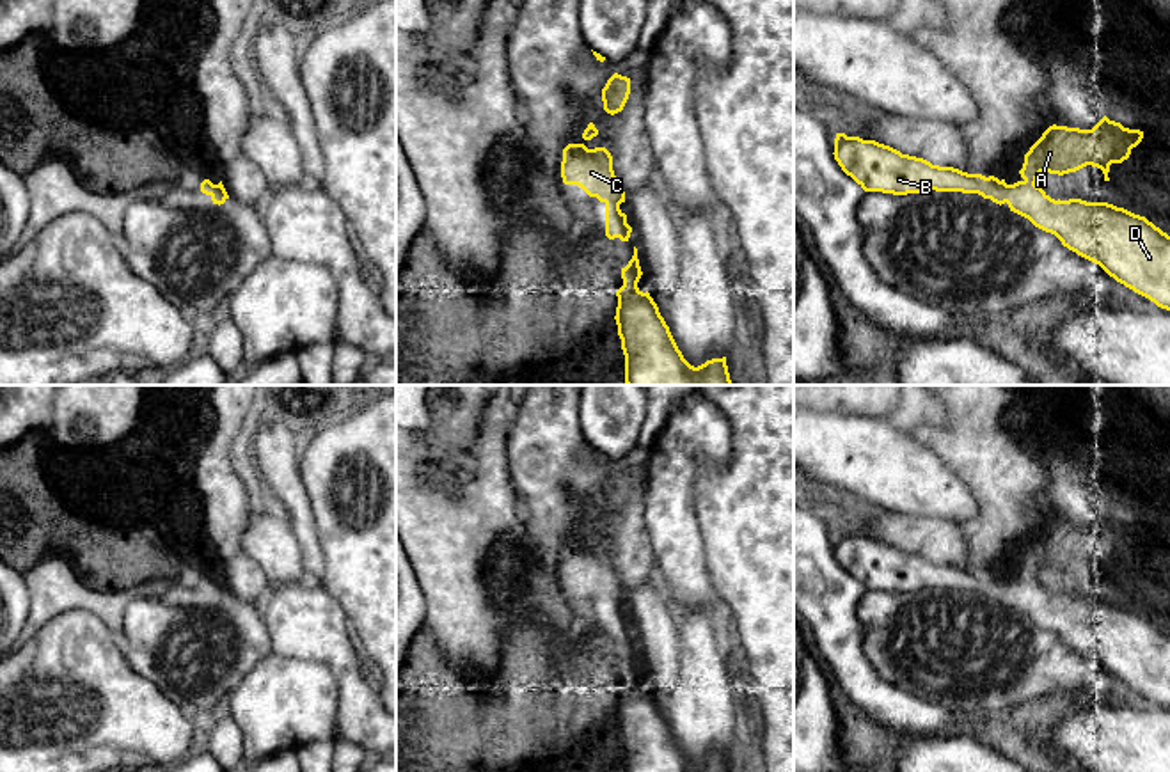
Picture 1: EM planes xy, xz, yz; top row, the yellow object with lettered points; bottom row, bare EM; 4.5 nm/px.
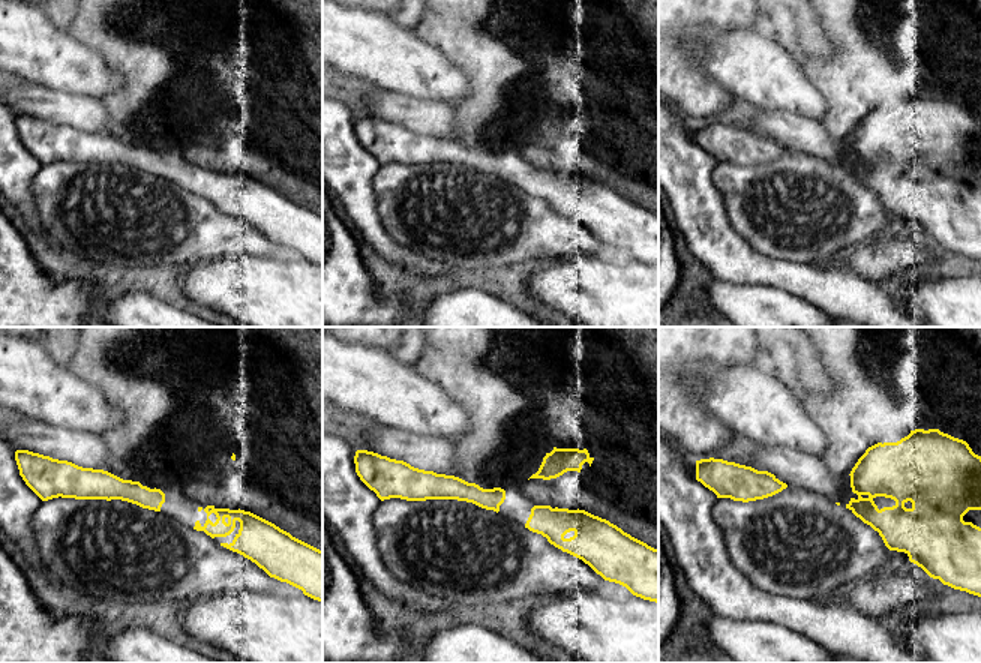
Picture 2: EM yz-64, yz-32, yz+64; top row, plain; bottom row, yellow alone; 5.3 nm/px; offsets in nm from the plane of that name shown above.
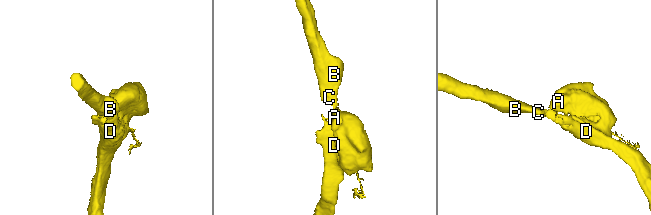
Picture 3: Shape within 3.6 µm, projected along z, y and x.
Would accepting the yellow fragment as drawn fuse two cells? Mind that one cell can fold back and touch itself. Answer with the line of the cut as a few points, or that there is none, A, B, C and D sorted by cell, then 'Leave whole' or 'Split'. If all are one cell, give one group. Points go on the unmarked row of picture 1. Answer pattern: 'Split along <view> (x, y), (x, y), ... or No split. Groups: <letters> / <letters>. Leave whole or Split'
No split. Groups: A B C D. Leave whole

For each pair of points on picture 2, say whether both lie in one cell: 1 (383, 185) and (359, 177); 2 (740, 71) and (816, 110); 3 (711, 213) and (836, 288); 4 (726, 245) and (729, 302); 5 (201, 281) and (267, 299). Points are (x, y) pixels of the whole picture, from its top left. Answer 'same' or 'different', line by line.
1: different
2: same
3: same
4: different
5: same

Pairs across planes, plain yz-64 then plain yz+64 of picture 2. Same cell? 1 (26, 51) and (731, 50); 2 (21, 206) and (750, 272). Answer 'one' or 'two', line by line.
1: one
2: one

